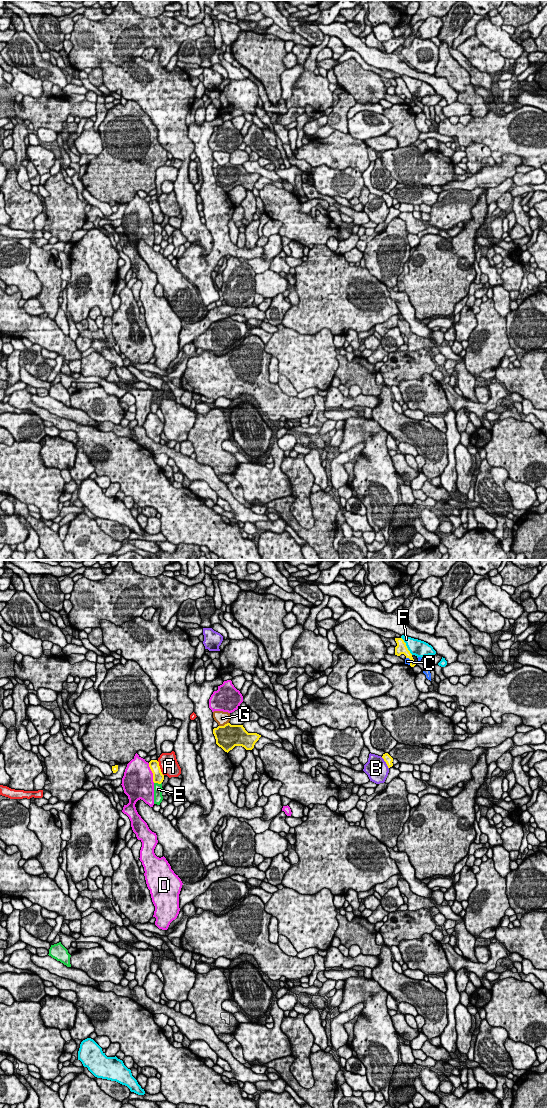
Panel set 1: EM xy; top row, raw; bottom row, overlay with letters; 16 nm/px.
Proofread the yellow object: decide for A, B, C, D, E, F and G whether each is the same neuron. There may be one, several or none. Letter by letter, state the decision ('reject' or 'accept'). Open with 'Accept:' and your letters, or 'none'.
Accept: none
A: reject
B: reject
C: reject
D: reject
E: reject
F: reject
G: reject

